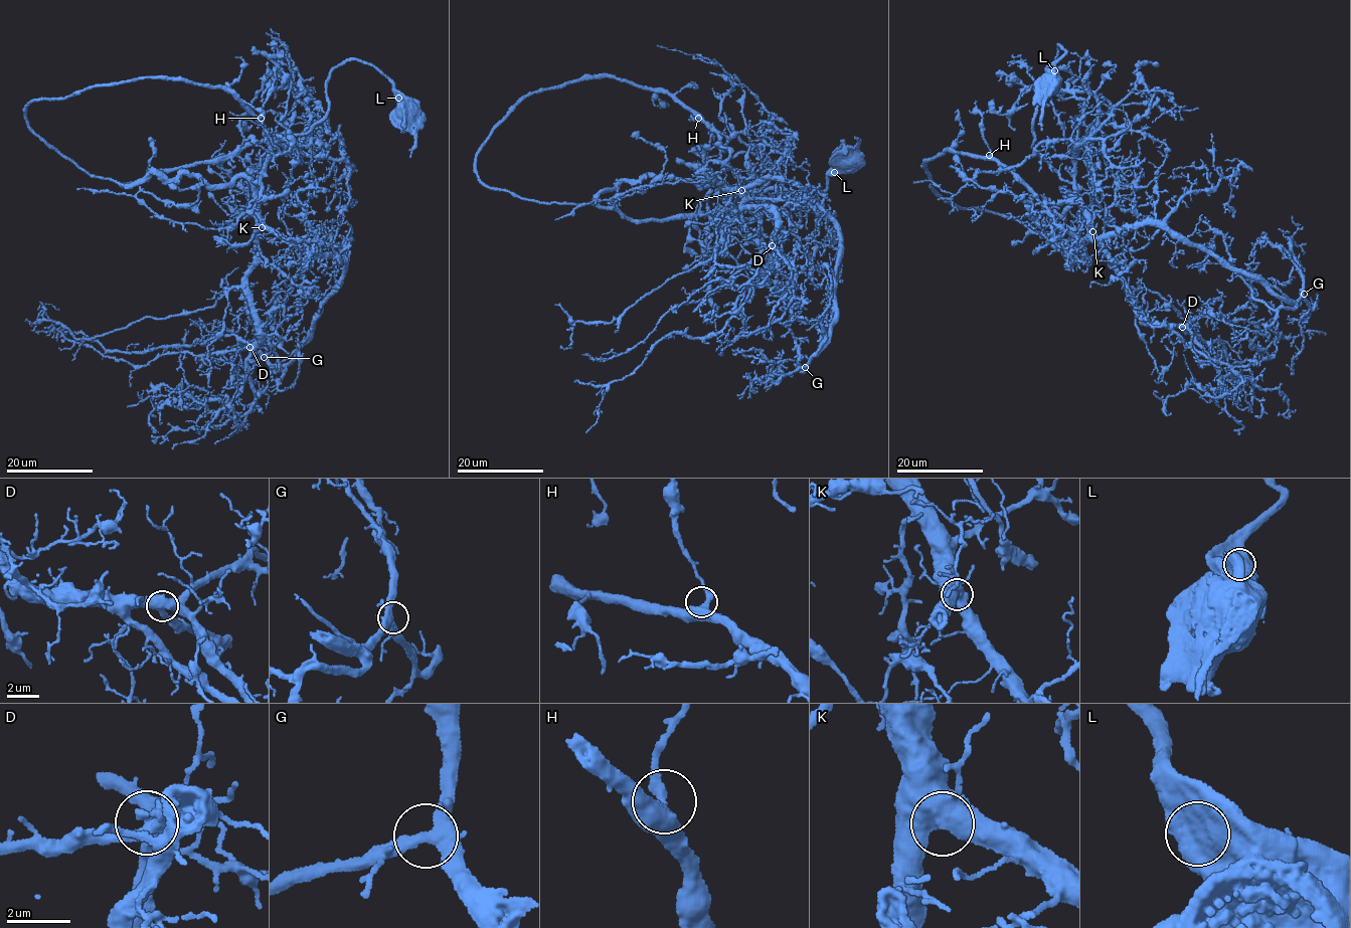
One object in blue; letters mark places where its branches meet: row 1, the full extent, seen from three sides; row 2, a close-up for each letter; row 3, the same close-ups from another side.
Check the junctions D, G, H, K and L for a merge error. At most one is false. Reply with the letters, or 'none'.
none

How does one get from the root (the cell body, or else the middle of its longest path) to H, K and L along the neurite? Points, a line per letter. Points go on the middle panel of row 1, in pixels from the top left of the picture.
H: (846, 165), (825, 190), (773, 195), (766, 155), (738, 152), (724, 189), (703, 167), (728, 149), (698, 118)
K: (846, 165), (825, 190), (773, 195), (762, 179), (766, 155), (738, 152), (718, 176), (724, 189), (741, 190)
L: (846, 165), (834, 171)

